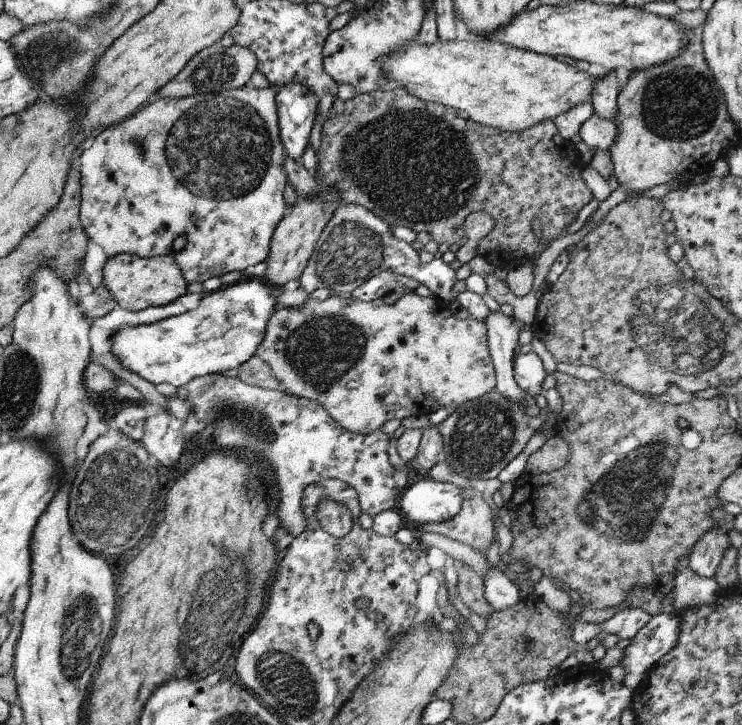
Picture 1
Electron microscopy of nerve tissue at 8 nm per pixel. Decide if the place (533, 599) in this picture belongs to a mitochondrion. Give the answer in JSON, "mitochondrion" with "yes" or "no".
{"mitochondrion":"no"}

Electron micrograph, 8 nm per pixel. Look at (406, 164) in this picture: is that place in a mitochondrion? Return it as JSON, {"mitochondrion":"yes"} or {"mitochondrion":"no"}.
{"mitochondrion":"yes"}

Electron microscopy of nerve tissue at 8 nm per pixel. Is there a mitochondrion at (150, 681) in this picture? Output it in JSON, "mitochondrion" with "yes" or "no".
{"mitochondrion":"no"}

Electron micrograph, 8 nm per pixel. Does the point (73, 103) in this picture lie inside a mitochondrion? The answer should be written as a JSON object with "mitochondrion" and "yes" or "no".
{"mitochondrion":"no"}

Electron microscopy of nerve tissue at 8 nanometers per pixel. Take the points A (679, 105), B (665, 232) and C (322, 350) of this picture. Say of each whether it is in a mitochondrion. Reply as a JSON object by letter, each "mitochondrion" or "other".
{"A":"mitochondrion","B":"other","C":"mitochondrion"}

